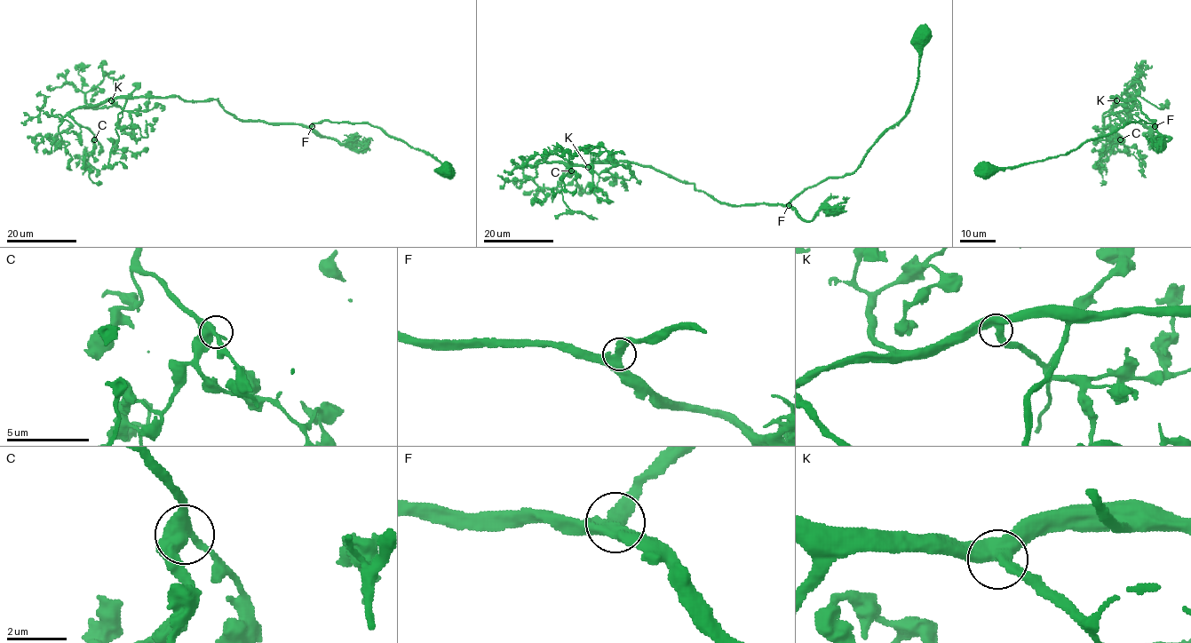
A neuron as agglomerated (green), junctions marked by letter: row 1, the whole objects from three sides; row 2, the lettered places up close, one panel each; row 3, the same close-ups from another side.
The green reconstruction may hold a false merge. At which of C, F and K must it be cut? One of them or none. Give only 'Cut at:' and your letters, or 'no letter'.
Cut at: no letter

